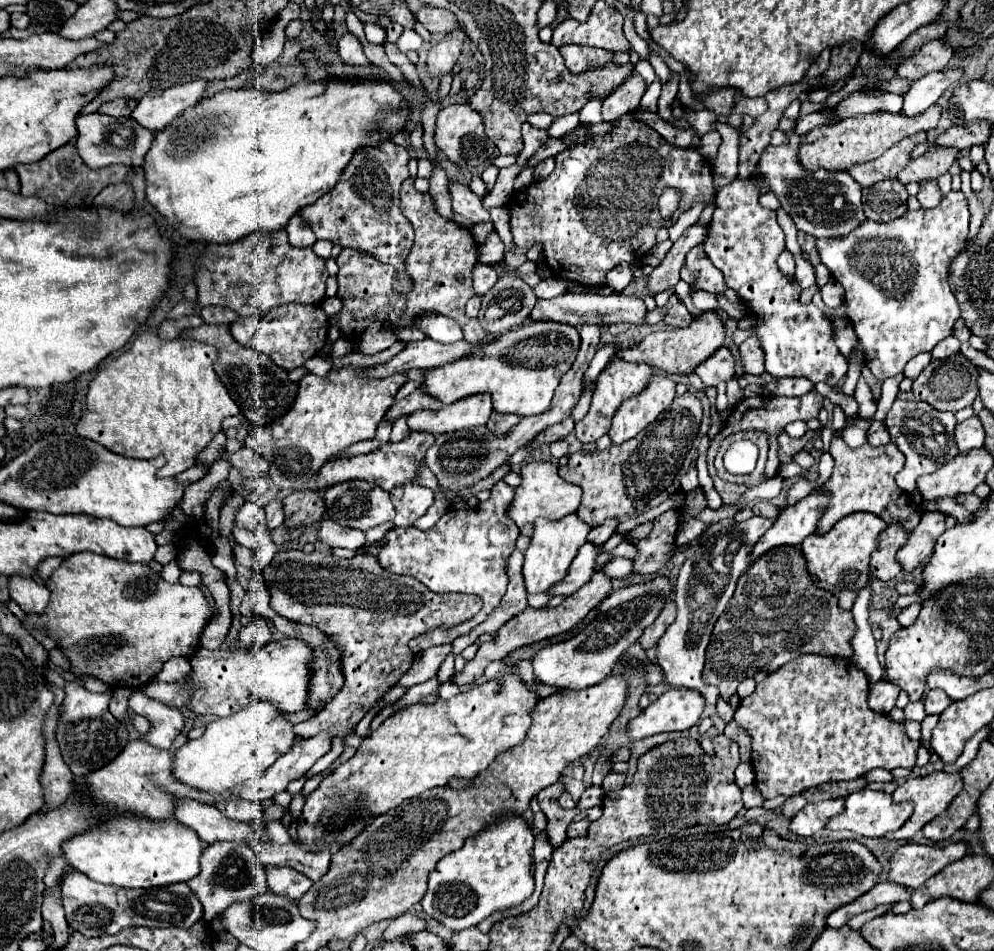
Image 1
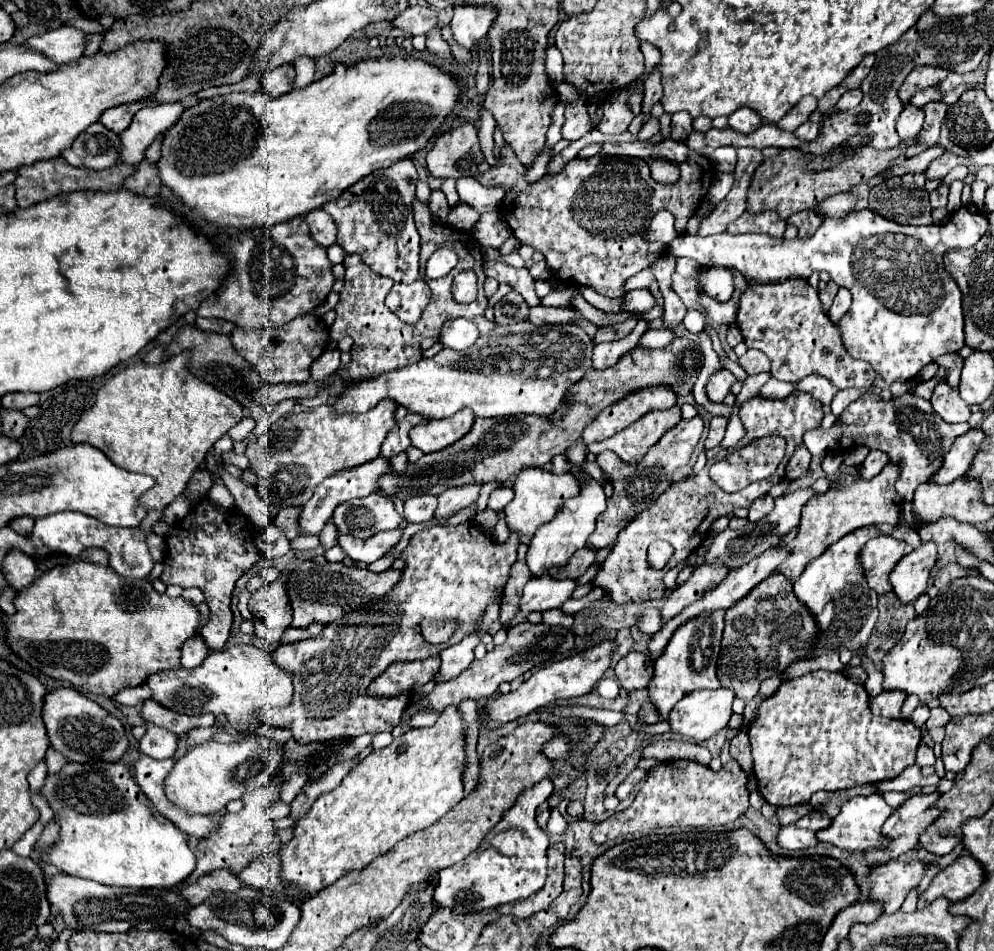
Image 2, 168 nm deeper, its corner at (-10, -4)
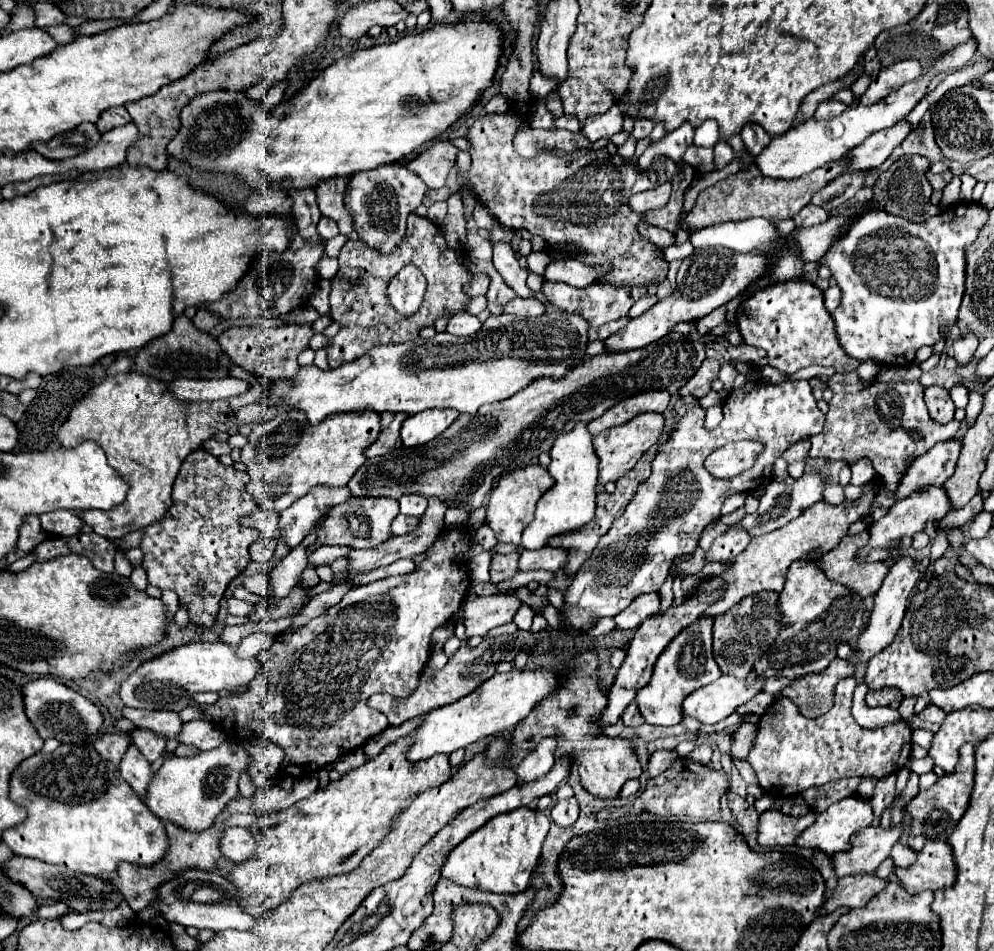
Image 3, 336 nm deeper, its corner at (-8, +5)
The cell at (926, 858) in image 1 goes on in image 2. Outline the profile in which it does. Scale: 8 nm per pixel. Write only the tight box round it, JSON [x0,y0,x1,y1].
[872,859,932,913]

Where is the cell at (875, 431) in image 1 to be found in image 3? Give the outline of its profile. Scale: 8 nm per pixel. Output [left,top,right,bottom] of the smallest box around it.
[850,460,874,486]

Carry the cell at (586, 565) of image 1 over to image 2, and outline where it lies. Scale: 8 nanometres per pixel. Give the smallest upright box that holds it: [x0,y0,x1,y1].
[512,579,578,623]

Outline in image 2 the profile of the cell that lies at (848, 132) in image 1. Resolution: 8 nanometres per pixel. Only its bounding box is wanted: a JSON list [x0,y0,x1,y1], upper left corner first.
[746,137,918,219]

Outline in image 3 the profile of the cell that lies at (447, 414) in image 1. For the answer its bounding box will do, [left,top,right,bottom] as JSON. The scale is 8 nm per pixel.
[400,410,458,448]

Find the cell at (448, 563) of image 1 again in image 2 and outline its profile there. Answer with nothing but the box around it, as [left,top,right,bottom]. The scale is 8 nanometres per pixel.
[270,523,520,743]

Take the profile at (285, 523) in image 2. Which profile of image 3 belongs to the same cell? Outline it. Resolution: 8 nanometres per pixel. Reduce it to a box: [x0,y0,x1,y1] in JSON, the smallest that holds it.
[242,510,278,538]

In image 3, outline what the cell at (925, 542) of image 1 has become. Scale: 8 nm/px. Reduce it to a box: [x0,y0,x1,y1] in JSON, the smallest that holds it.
[854,558,922,662]

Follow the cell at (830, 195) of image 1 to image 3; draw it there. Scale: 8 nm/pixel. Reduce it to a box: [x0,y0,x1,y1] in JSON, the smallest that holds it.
[814,100,848,118]

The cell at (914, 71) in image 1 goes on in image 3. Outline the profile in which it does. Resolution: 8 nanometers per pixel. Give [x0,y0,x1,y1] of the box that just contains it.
[860,60,922,104]

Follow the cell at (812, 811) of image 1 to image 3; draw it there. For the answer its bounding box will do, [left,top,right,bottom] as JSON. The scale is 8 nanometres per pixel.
[758,810,814,846]

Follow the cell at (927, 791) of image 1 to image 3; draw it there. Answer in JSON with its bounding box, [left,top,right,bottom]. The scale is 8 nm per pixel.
[830,824,902,878]

